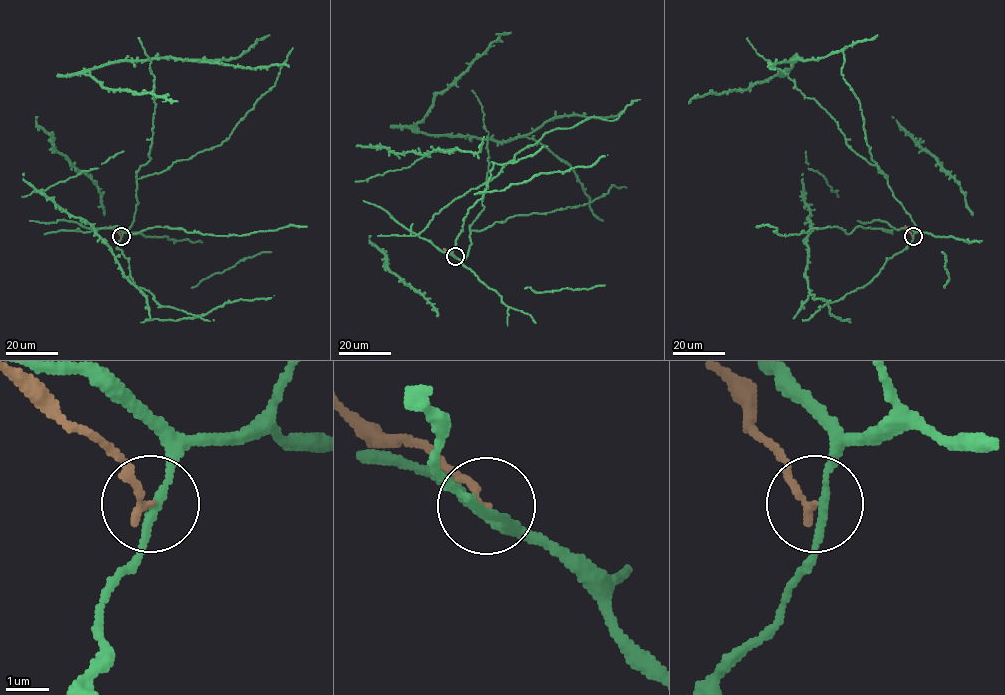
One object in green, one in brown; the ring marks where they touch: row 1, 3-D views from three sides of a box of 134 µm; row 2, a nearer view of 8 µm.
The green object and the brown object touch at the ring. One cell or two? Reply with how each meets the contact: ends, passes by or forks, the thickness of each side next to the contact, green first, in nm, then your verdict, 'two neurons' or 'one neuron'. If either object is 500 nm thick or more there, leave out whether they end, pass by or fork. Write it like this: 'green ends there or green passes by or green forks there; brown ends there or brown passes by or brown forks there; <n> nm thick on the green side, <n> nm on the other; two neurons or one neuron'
green passes by; brown ends there; 170 nm thick on the green side, 190 nm on the other; two neurons

